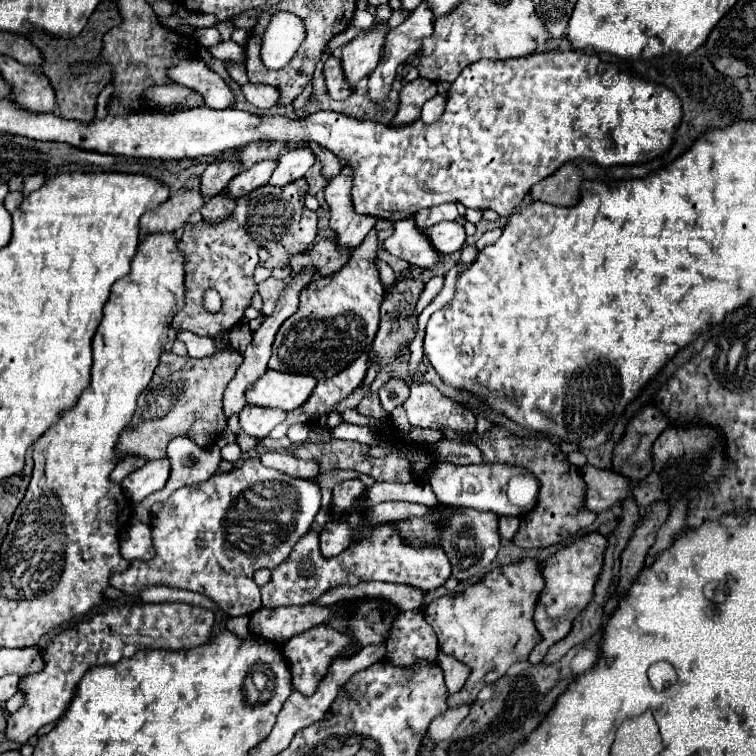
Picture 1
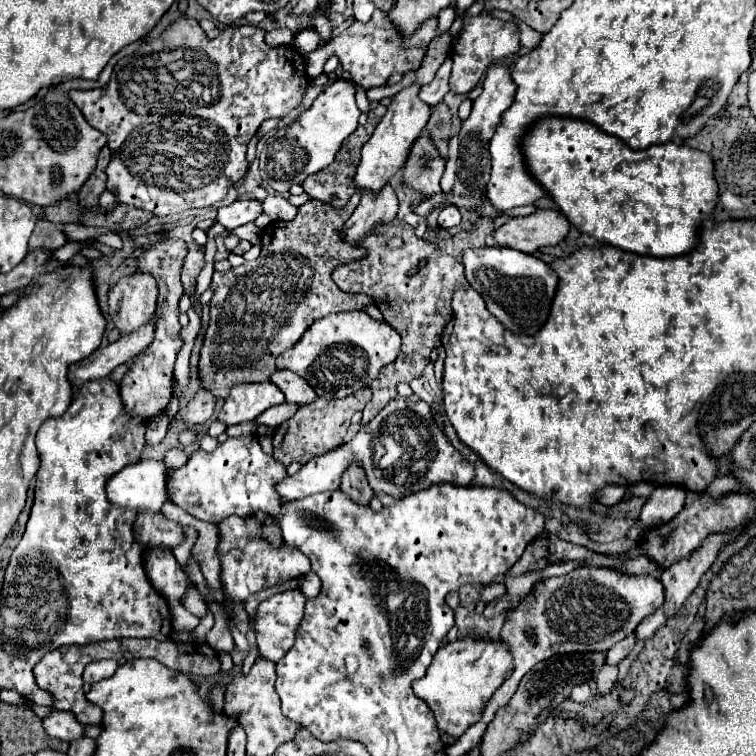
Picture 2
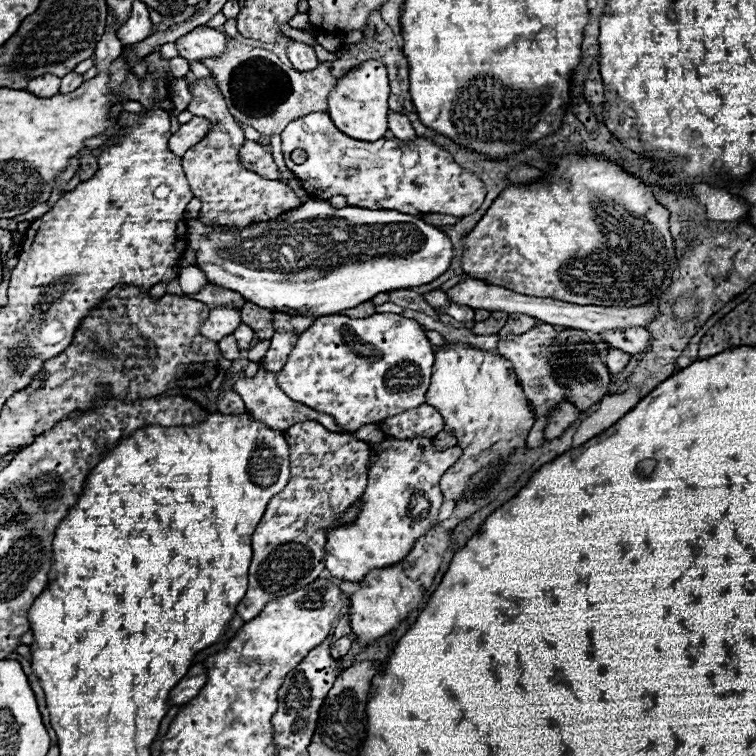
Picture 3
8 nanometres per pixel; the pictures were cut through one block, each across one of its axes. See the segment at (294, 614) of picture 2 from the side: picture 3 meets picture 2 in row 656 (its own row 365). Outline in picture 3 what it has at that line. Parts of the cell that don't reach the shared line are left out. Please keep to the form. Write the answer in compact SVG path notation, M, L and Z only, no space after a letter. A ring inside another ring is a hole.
M284 332L284 334L274 334L272 336L272 346L270 350L266 352L264 356L264 366L270 370L270 372L278 372L282 366L284 366L284 360L288 358L288 352L294 348L298 340L298 334L292 334L292 332Z

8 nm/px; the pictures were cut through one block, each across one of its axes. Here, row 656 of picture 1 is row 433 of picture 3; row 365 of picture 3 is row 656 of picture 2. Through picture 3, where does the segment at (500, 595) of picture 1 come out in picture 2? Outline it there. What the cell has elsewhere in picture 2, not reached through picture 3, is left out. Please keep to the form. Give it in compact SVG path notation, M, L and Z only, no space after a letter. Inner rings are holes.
M456 640L442 644L434 654L434 660L424 678L414 680L414 694L424 698L430 704L430 710L436 716L442 740L446 746L454 744L460 734L464 734L472 724L482 718L482 710L494 692L504 684L512 674L512 654L502 642L490 640Z

